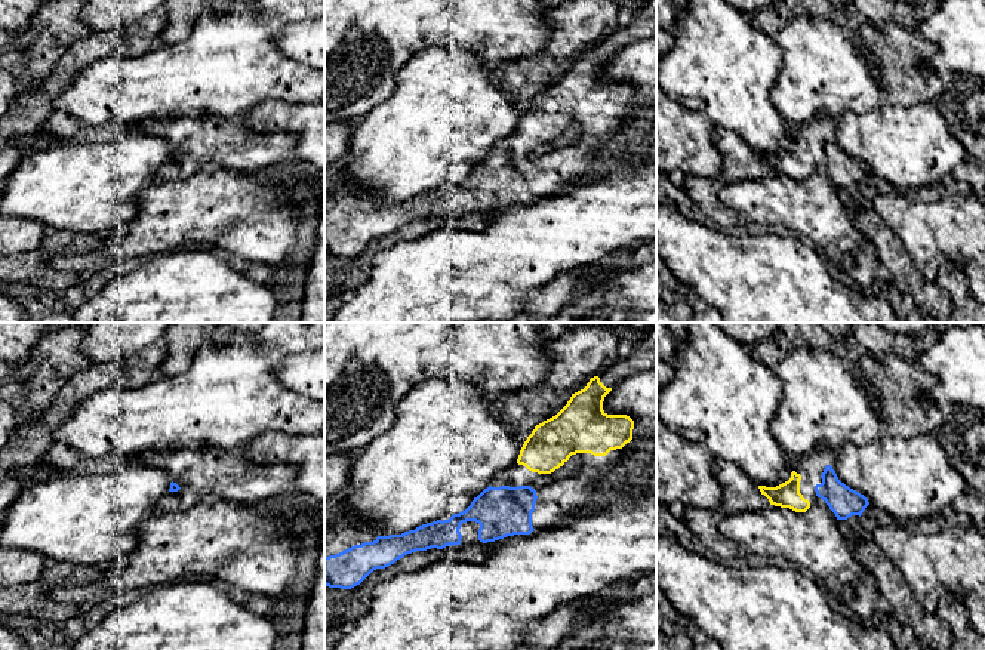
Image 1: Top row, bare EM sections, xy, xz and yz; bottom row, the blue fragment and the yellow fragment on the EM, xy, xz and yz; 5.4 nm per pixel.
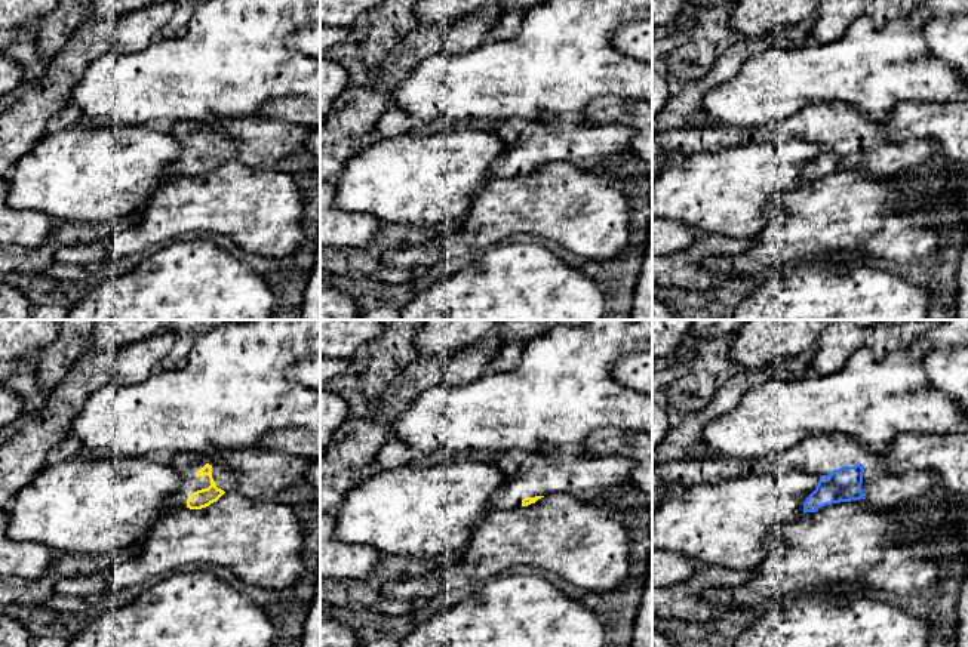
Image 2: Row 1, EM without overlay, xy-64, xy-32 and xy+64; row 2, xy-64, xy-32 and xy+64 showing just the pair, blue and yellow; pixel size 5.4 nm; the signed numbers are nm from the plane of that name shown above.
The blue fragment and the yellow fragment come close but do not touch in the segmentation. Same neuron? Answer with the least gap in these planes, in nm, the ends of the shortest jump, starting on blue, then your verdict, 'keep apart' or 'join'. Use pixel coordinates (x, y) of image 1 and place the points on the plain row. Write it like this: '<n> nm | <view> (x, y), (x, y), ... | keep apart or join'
60 nm | yz (816, 163), (809, 171) | join

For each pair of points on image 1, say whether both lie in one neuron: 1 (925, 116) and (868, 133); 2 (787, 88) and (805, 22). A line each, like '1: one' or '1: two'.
1: one
2: one

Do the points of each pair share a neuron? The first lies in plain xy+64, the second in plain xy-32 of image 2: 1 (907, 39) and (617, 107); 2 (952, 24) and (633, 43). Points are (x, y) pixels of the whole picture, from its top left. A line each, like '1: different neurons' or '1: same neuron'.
1: different neurons
2: same neuron

